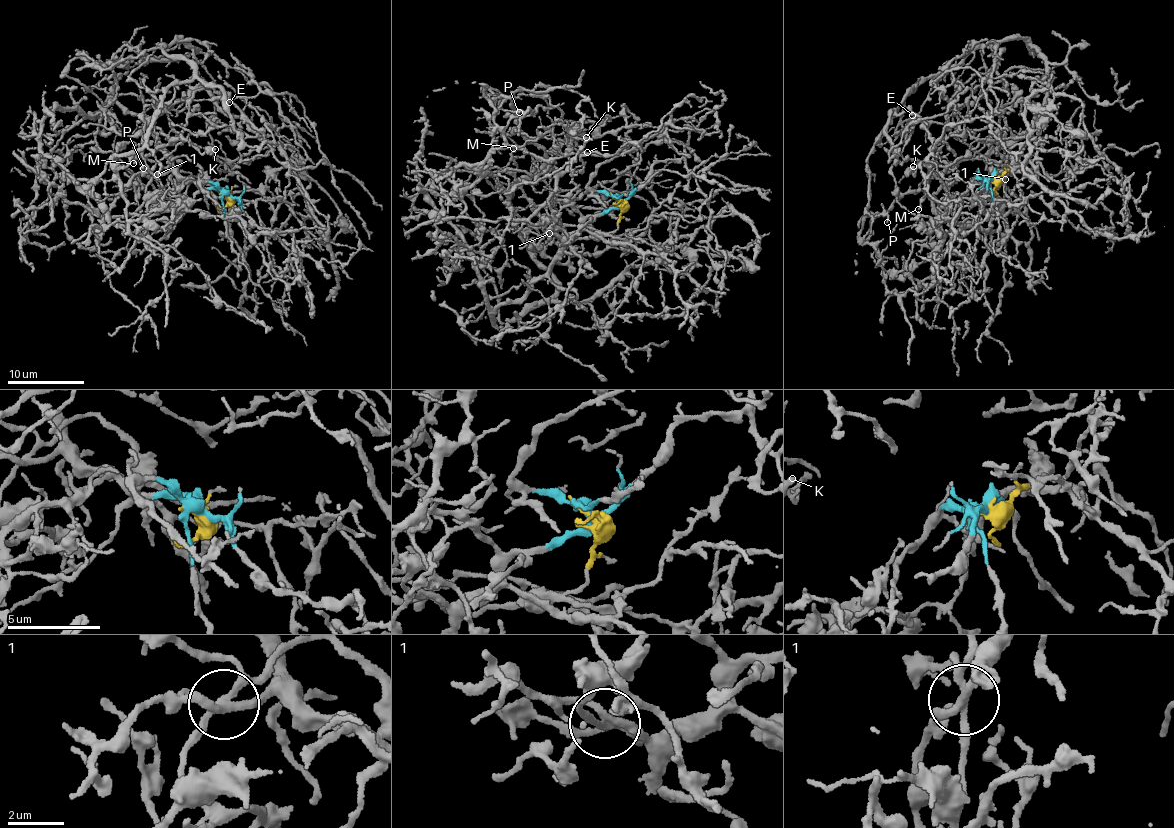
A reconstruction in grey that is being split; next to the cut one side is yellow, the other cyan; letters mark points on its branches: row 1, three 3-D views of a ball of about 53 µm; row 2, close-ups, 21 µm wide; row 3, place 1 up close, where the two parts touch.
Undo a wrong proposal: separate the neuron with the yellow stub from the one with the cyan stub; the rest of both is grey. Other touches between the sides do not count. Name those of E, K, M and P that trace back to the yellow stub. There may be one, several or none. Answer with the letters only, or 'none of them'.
K

